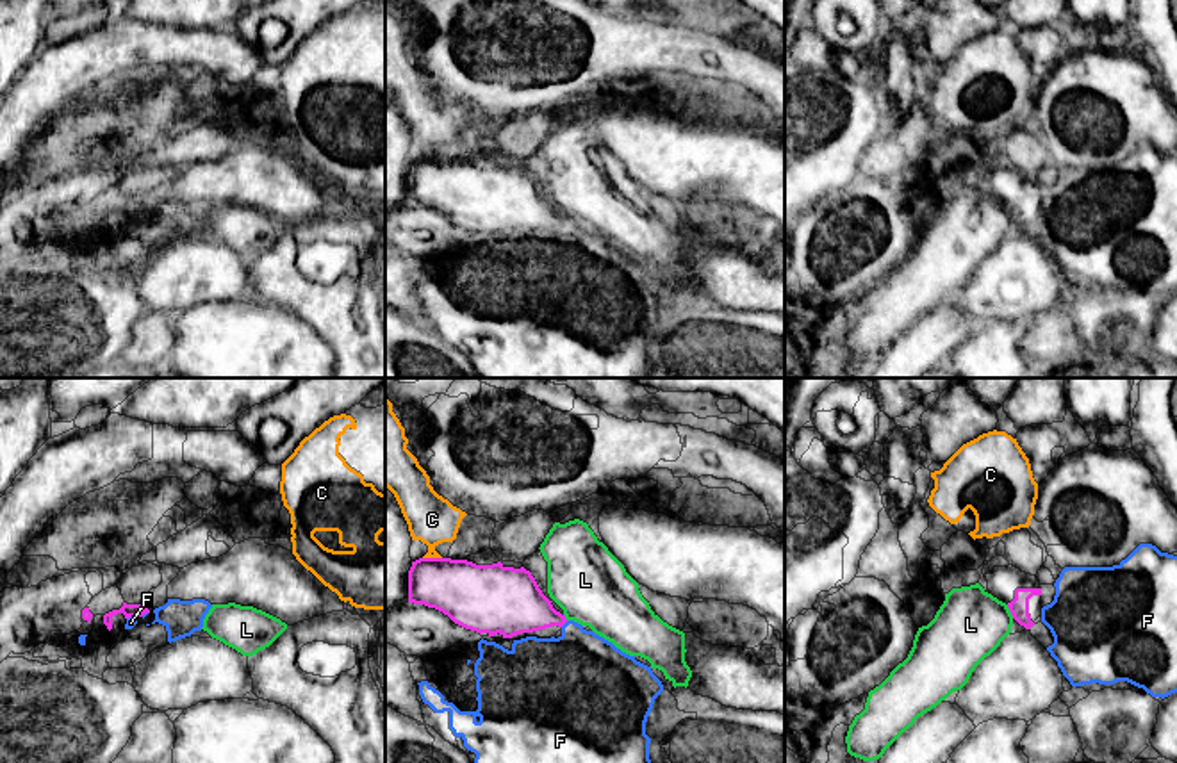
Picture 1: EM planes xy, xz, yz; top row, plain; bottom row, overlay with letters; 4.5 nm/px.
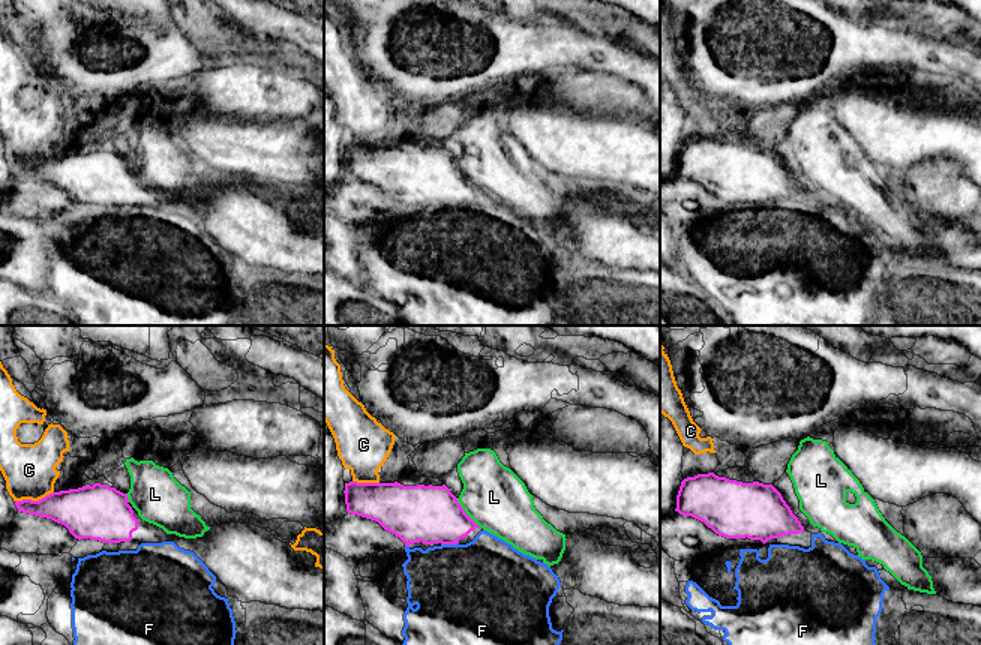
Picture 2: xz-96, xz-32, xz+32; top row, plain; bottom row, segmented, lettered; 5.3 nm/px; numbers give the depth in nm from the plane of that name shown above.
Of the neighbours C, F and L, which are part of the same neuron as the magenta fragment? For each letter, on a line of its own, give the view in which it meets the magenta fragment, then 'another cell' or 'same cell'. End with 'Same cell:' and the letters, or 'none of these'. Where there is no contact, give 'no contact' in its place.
C: xz | another cell
F: xz | another cell
L: yz | another cell
Same cell: none of these

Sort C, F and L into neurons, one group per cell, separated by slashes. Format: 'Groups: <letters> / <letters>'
Groups: C / F / L

